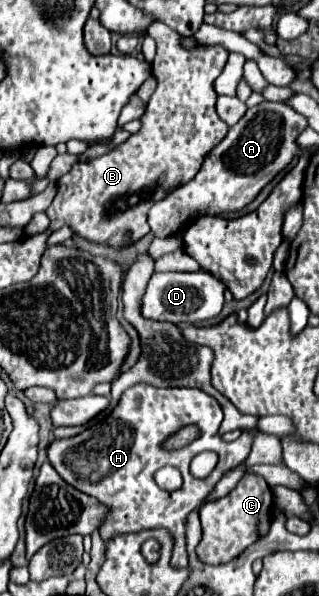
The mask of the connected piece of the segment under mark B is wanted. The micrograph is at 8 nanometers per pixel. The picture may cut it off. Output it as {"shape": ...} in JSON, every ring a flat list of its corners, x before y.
{"shape":[[161,22,151,24,147,34,156,42,157,53,151,63,151,73,157,80,157,88,151,100,147,102,145,114,141,116,141,130,127,138,127,142,117,146,113,152,87,162,77,162,69,174,57,180,59,190,53,204,49,206,51,226,71,226,77,236,113,248,133,244,149,232,149,208,161,198,165,198,169,190,187,184,199,172,203,156,209,150,213,150,213,146,221,142,221,138,225,138,229,130,229,126,225,126,225,122,221,122,221,118,215,112,217,94,213,90,213,82,221,74,229,52,223,46,209,46,205,50,185,50,179,44,179,34,175,34,169,26]]}

